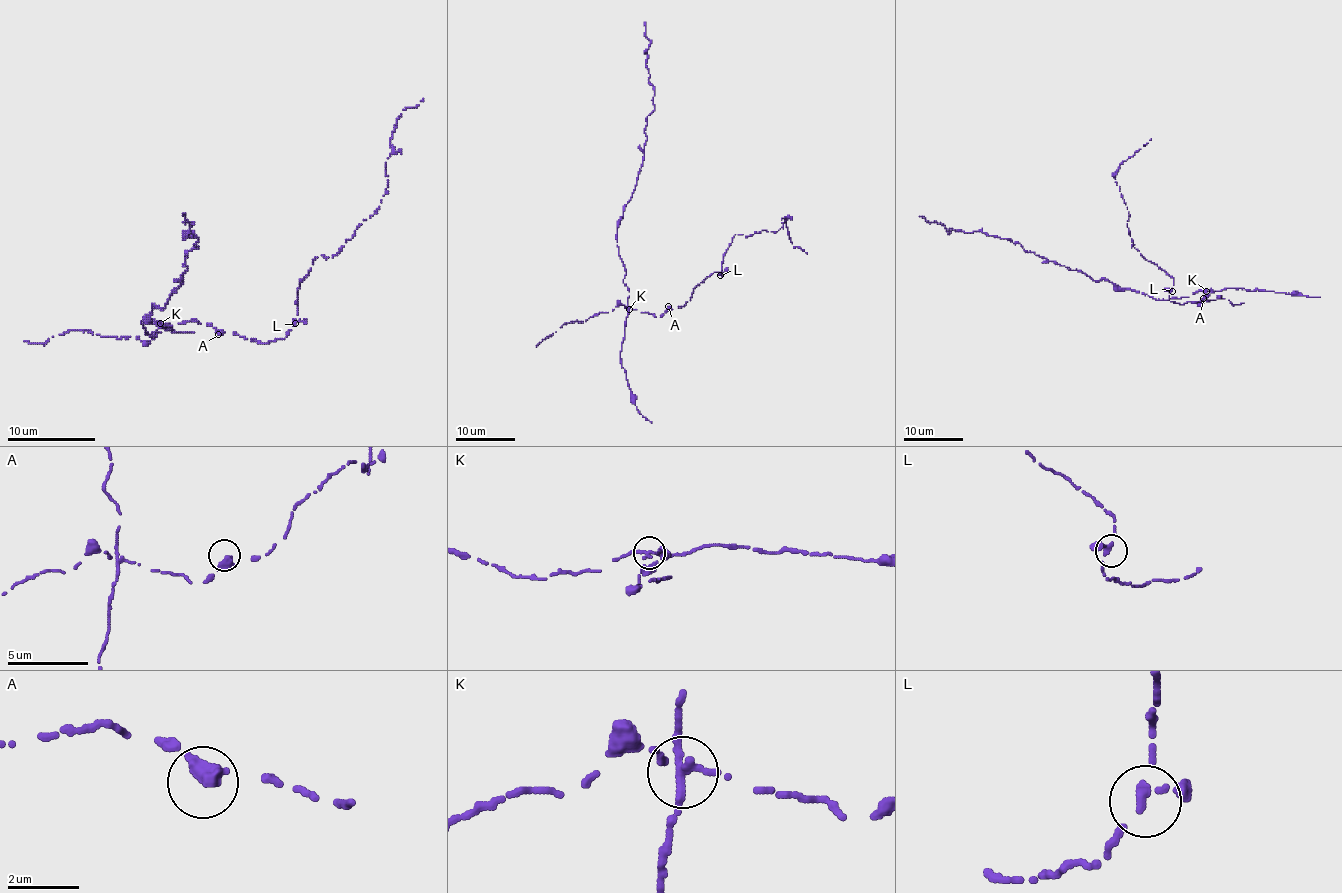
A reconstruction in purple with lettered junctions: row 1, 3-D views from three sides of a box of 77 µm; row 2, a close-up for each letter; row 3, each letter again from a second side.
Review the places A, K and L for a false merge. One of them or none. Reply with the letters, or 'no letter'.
K

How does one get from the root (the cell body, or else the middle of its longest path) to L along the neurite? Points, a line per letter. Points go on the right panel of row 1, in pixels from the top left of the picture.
L: (1211, 289), (1214, 291), (1203, 300), (1182, 304), (1169, 300), (1172, 291)

